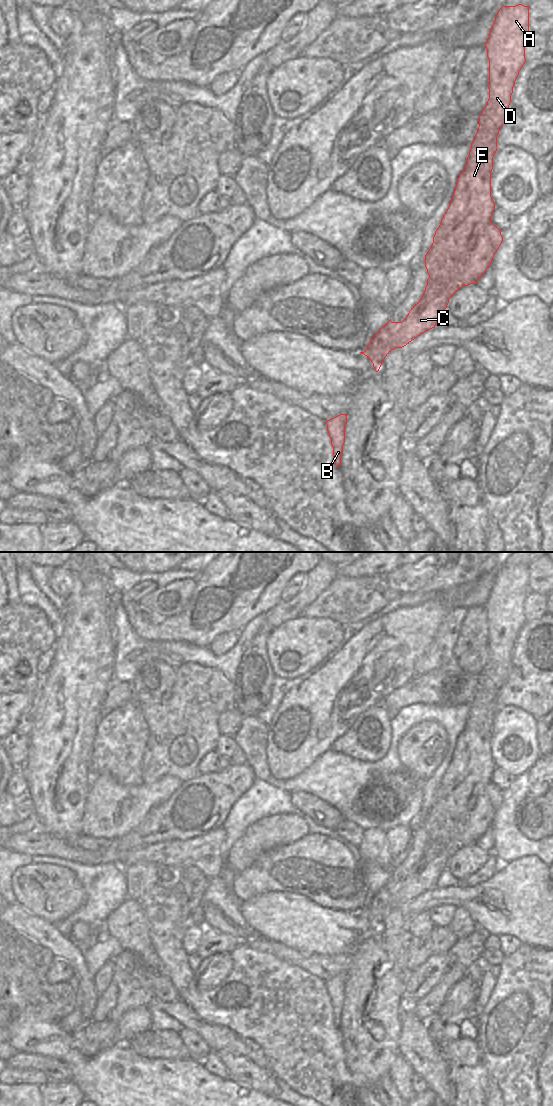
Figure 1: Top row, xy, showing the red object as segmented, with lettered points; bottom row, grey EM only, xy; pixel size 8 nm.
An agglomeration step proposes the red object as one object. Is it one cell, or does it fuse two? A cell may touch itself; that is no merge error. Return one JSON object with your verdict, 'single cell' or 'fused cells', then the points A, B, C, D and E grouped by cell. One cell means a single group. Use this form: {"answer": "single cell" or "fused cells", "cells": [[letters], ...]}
{"answer": "fused cells", "cells": [["A", "D", "E"], ["B", "C"]]}

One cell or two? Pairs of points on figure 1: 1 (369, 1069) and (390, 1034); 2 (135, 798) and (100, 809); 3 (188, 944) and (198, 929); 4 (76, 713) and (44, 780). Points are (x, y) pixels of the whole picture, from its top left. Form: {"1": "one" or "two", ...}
{"1": "one", "2": "one", "3": "one", "4": "one"}

